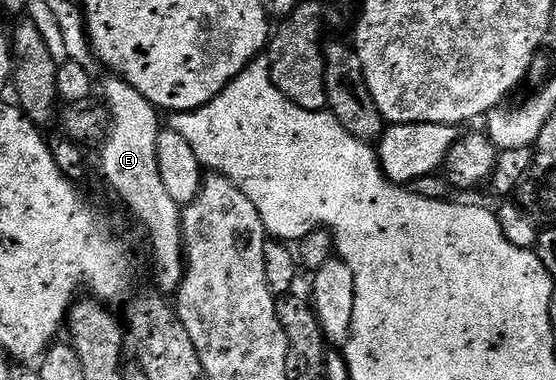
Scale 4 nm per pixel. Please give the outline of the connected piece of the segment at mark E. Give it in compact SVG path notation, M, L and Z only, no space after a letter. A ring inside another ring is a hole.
M108 76L104 82L104 98L112 115L112 128L99 151L104 178L109 188L132 209L133 216L148 229L148 242L152 245L152 258L156 261L156 282L161 286L157 287L165 295L175 295L186 273L186 255L180 223L182 208L166 193L162 172L158 172L161 115L146 96L115 76Z

